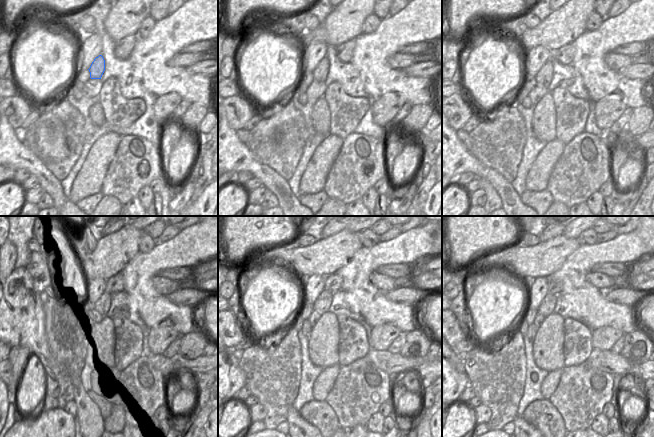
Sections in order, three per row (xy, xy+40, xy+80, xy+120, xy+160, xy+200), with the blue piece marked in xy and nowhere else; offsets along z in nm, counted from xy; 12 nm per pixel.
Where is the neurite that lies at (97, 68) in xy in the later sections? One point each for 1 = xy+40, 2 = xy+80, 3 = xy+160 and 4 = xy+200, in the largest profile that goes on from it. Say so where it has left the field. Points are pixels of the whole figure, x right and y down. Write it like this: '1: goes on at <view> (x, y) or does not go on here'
1: goes on at xy+40 (320, 72)
2: goes on at xy+80 (544, 77)
3: goes on at xy+160 (322, 305)
4: goes on at xy+200 (547, 306)

